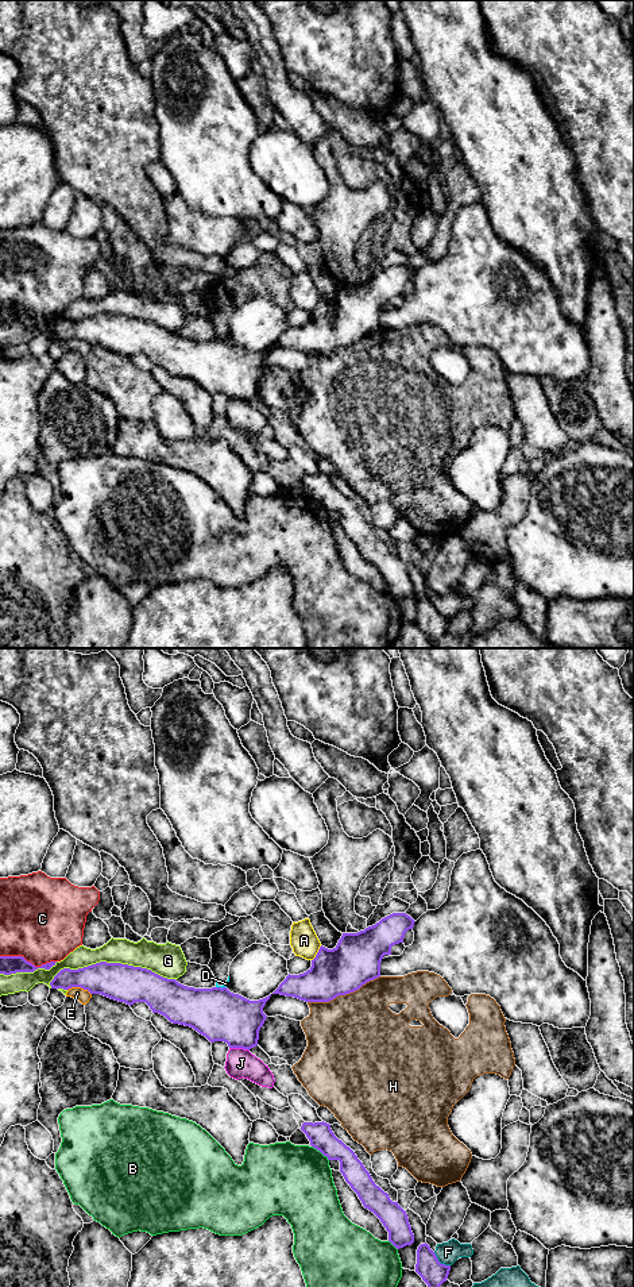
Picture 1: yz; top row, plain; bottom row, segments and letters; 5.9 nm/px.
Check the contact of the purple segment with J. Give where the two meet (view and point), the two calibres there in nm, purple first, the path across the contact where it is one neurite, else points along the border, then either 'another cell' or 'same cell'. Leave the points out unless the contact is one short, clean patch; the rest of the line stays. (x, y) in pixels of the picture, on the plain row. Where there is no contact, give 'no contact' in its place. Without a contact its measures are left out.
yz (239, 399) | 300/180 nm | along yz (229, 399), (242, 399), (248, 403) | another cell

